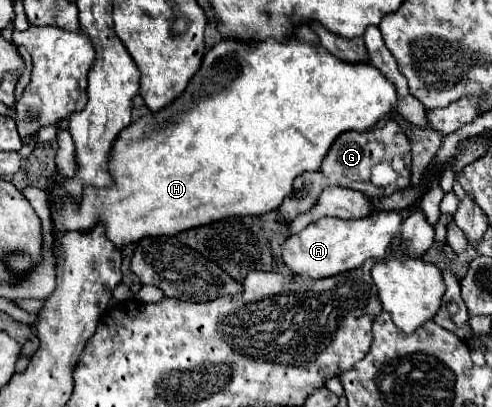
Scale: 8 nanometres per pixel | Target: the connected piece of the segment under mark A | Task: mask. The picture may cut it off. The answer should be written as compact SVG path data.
M377 211L367 219L335 219L323 217L309 223L301 233L291 235L281 245L283 263L295 275L307 275L311 279L325 279L343 271L351 271L363 265L365 259L383 259L389 251L393 235L401 229L401 215L397 211Z

